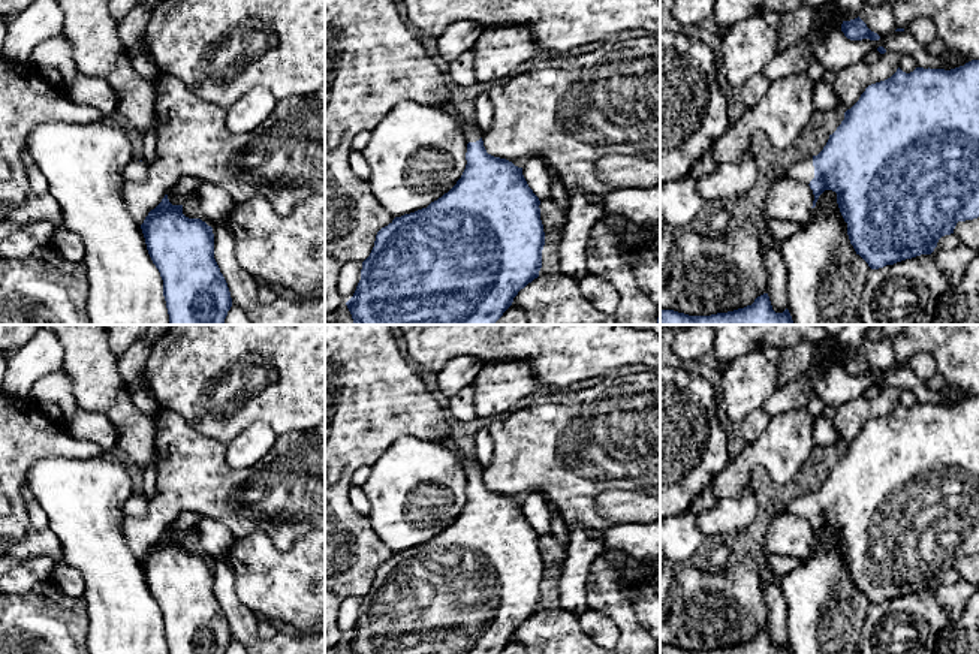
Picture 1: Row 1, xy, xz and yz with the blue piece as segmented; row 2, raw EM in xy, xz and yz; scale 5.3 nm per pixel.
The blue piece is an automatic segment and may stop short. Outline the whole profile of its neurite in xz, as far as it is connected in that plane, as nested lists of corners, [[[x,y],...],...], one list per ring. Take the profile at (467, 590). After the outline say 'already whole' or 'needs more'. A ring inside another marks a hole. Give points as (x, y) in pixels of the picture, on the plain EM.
[[[451,436],[436,440],[451,450],[467,476],[466,504],[457,519],[427,543],[395,552],[382,563],[361,615],[346,638],[352,654],[500,654],[521,624],[539,612],[545,567],[540,536],[528,522],[522,503],[487,488],[482,465],[470,452],[461,453]]]; needs more

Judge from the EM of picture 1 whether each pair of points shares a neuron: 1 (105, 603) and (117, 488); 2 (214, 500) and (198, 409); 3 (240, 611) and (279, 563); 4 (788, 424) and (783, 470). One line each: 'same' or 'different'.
1: same
2: different
3: different
4: same

